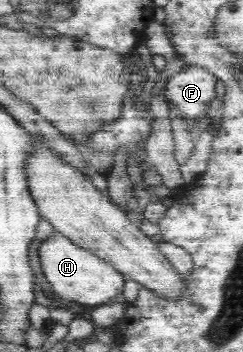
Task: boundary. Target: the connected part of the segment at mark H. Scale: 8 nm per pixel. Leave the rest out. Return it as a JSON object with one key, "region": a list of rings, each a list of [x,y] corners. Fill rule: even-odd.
{"region":[[[58,232],[39,246],[39,257],[43,274],[52,285],[54,295],[58,297],[74,300],[86,306],[100,306],[108,304],[118,294],[124,294],[126,278],[121,271]]]}

